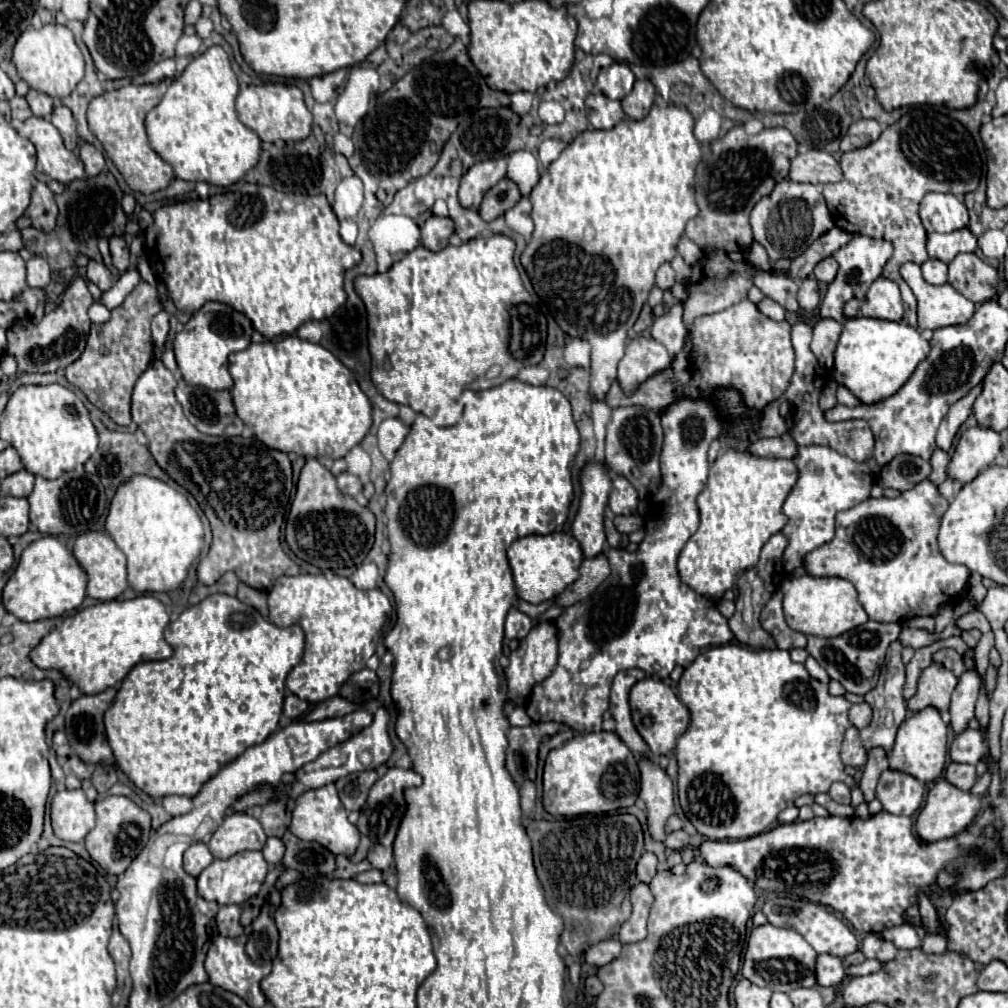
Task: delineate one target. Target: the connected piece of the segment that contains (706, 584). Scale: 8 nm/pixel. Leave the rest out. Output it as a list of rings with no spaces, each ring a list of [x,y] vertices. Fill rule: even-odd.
[[[728,449],[710,465],[704,491],[698,495],[700,527],[678,557],[680,579],[696,593],[720,601],[740,571],[754,567],[762,545],[786,525],[782,505],[798,481],[792,461],[770,461],[750,451]]]

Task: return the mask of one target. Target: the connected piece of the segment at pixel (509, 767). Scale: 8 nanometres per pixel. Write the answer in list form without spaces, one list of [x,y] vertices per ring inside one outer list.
[[[547,722],[508,729],[508,733],[506,733],[506,737],[508,737],[506,771],[512,775],[512,779],[518,787],[522,787],[524,781],[536,779],[540,739],[554,735],[560,730],[560,726],[559,723]]]

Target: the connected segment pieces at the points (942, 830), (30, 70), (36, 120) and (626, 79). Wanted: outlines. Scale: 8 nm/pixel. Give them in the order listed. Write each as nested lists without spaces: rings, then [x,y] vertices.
[[[938,781],[930,789],[930,793],[926,797],[926,803],[924,803],[924,807],[918,815],[916,831],[918,831],[920,839],[924,839],[924,841],[948,839],[948,837],[960,833],[964,827],[968,827],[976,819],[980,809],[982,809],[982,795],[974,795],[972,791],[962,791],[948,781]]]
[[[44,25],[42,29],[28,27],[14,45],[12,61],[18,69],[18,75],[30,85],[30,89],[42,91],[56,99],[70,95],[84,77],[82,51],[78,49],[72,31],[66,25]]]
[[[30,117],[24,121],[22,129],[18,131],[22,137],[28,137],[36,147],[36,169],[34,175],[38,181],[60,181],[64,185],[72,183],[74,179],[84,179],[84,165],[76,154],[76,149],[70,151],[64,147],[62,137],[58,129],[42,119],[42,117]]]
[[[612,63],[610,67],[600,71],[598,85],[606,97],[620,101],[632,91],[634,73],[628,69],[626,63]]]

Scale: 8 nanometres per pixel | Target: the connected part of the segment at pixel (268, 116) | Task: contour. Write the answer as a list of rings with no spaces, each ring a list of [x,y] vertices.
[[[260,85],[246,87],[238,93],[236,113],[262,141],[302,141],[312,131],[312,113],[304,103],[304,95],[296,85]]]

